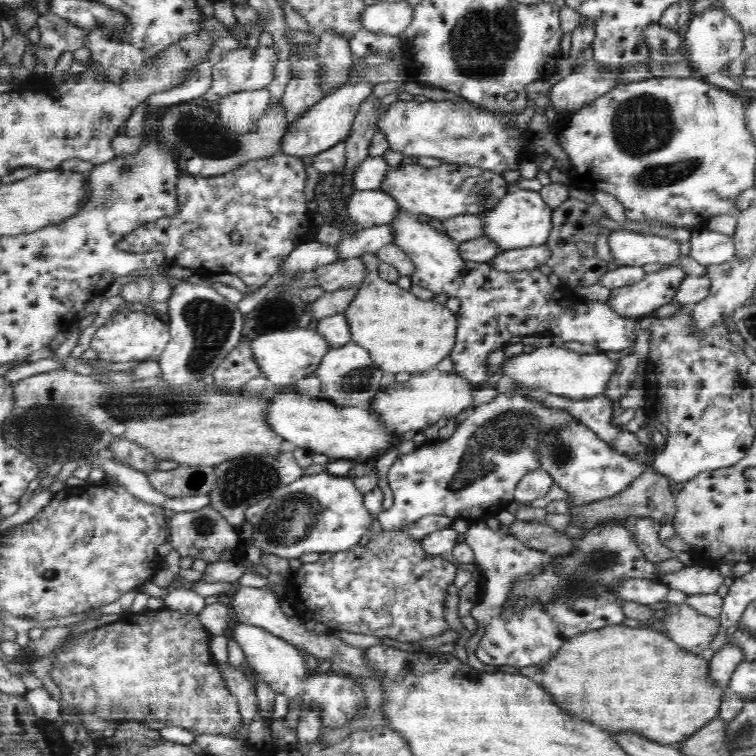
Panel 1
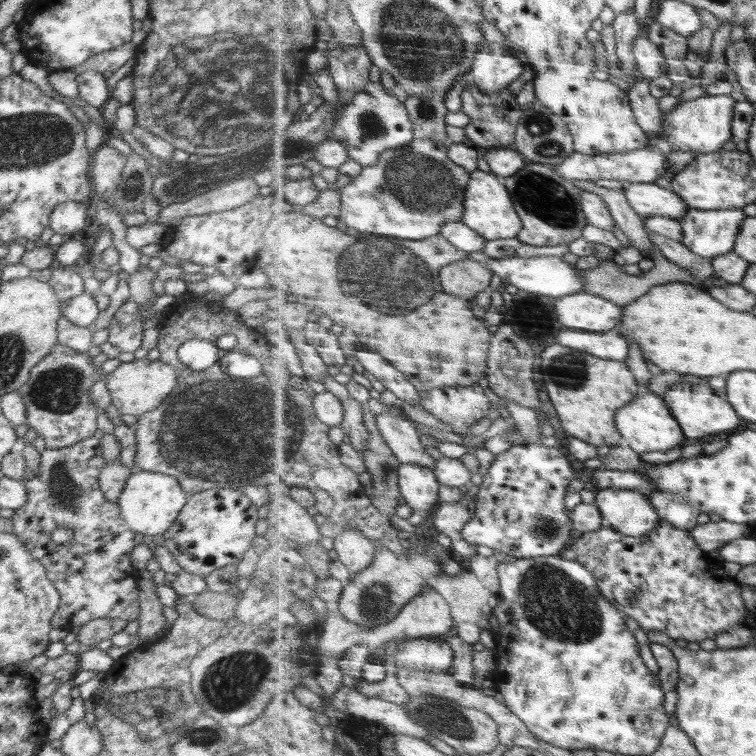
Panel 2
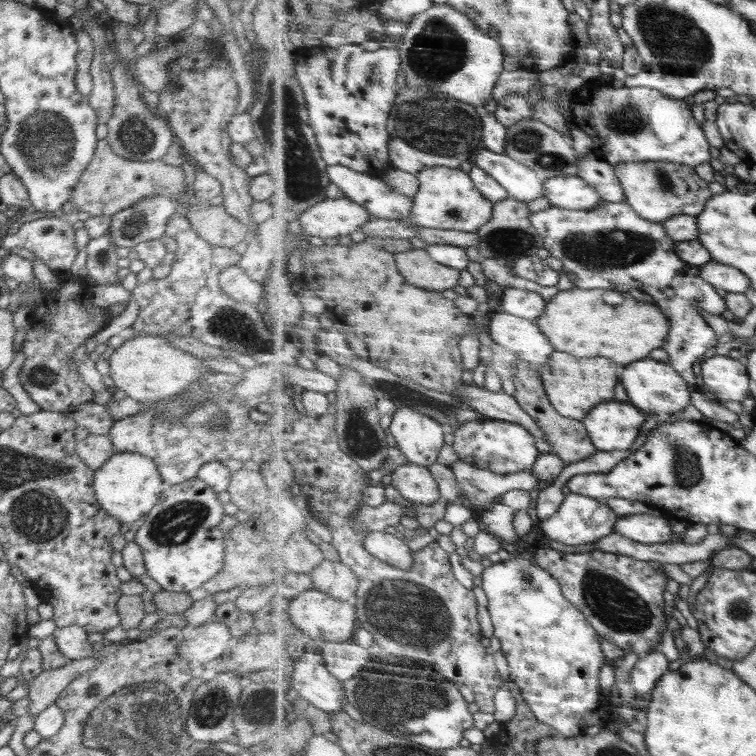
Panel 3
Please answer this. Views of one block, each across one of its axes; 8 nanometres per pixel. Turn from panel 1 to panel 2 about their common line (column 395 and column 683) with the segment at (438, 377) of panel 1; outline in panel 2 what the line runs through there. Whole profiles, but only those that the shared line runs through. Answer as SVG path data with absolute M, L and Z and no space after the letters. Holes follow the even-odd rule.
M683 381L676 384L663 397L671 405L671 409L675 412L676 419L680 421L688 440L730 432L730 430L736 430L744 424L745 418L732 406L731 401L717 393L715 388L712 388L712 385L706 381L699 384Z

